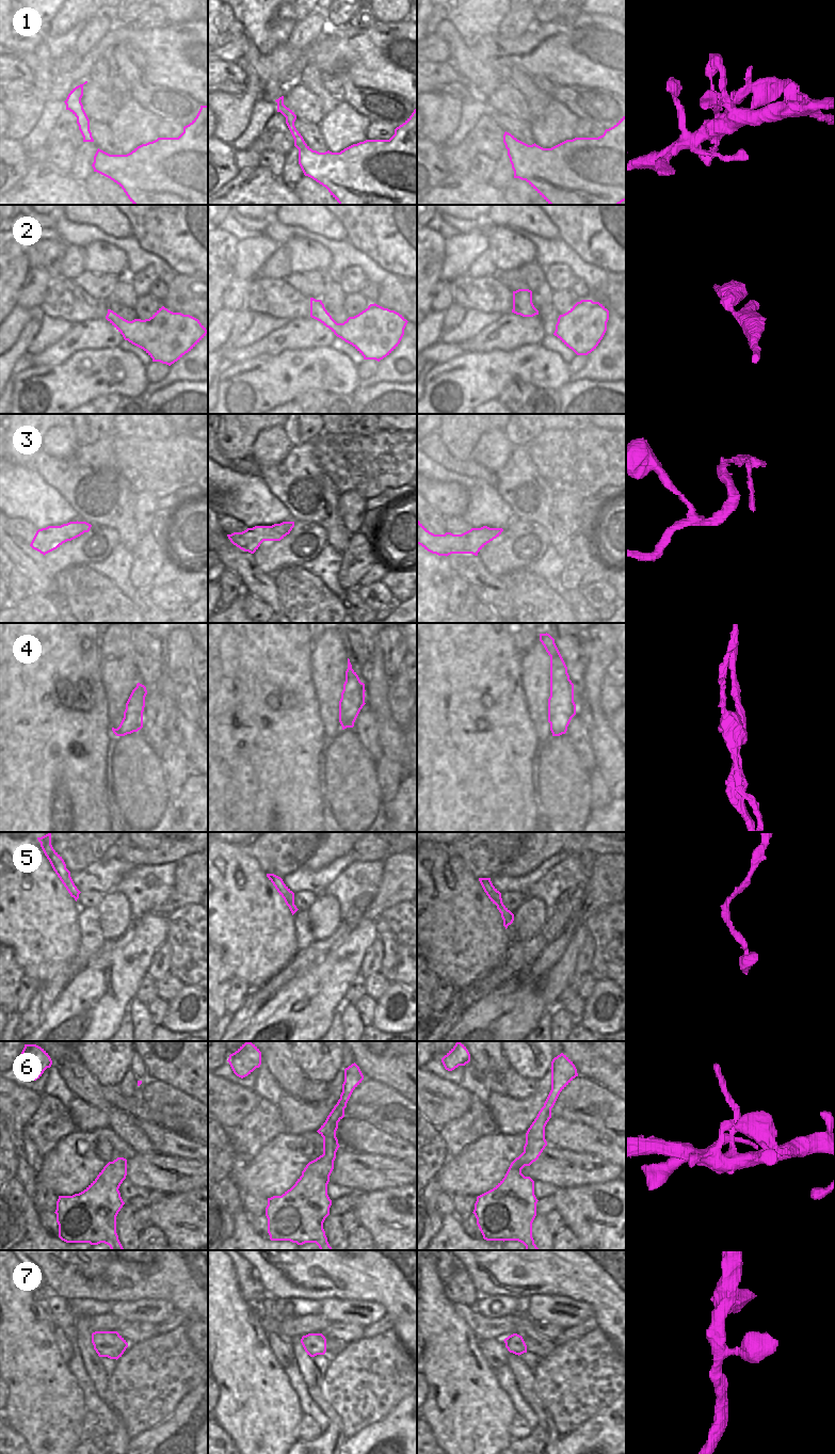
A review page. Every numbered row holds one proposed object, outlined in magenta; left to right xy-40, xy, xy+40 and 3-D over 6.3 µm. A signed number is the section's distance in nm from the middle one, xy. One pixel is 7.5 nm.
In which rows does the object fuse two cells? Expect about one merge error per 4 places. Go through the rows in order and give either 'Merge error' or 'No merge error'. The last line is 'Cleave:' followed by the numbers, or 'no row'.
1: No merge error
2: No merge error
3: No merge error
4: Merge error
5: No merge error
6: Merge error
7: No merge error
Cleave: 4, 6

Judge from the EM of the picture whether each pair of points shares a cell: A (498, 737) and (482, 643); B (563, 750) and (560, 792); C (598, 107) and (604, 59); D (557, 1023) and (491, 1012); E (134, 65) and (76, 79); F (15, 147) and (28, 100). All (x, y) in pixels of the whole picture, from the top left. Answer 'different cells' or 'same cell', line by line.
A: same cell
B: same cell
C: different cells
D: different cells
E: different cells
F: different cells

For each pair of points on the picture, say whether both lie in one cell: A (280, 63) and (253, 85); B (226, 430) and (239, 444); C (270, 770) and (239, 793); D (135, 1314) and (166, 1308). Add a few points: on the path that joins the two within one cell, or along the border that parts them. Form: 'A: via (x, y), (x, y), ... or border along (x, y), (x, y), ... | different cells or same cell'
A: border along (244, 60), (263, 82) | different cells
B: via (229, 433), (236, 441) | same cell
C: border along (258, 757), (250, 767), (255, 792), (249, 807) | different cells
D: via (143, 1313), (159, 1310) | same cell

